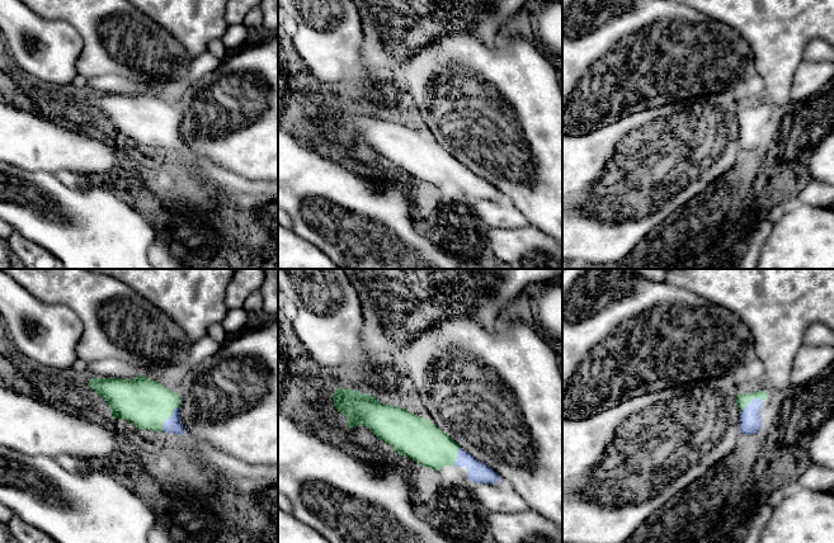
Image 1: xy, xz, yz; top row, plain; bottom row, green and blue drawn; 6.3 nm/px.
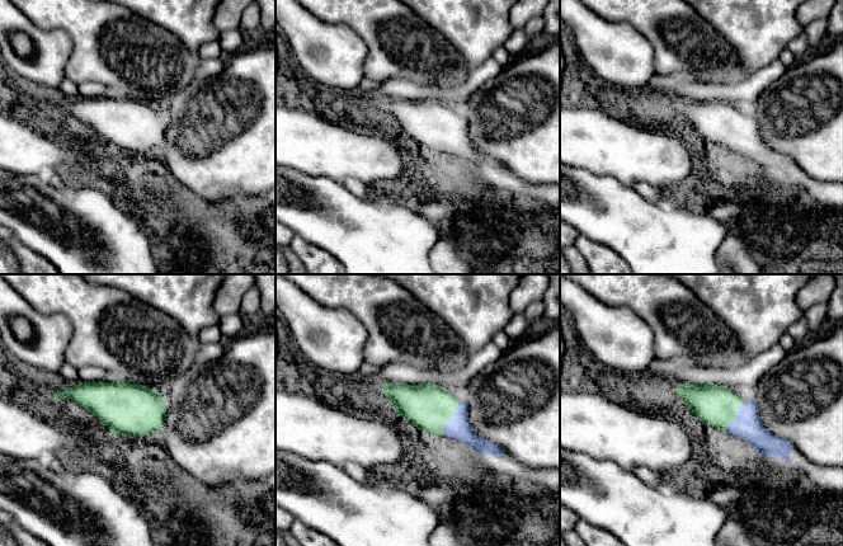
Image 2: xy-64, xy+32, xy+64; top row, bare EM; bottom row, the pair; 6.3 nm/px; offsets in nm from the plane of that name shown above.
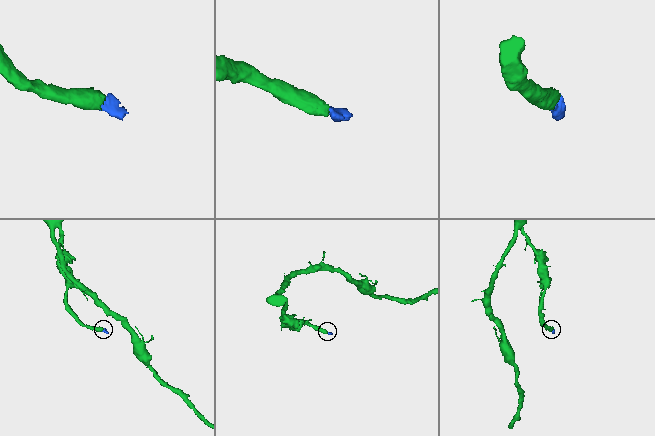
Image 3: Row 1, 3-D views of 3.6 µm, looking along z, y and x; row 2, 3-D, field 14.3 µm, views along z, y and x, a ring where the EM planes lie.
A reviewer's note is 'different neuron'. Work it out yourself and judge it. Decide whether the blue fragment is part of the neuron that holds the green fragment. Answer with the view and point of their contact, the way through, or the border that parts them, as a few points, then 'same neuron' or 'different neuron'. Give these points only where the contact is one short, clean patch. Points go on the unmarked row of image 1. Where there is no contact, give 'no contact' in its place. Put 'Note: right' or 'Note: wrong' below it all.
contact xy (166, 133); way xy (146, 119), (166, 133), (173, 140); same neuron
Note: wrong

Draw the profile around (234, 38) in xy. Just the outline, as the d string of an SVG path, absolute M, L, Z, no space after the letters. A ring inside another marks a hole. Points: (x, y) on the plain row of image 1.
M228 24L221 41L230 52L241 48L245 44L249 30L242 24Z

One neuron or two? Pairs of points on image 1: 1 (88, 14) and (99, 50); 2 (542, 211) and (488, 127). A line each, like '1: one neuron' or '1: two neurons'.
1: one neuron
2: one neuron

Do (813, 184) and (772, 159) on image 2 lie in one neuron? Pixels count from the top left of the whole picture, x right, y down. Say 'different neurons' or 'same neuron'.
same neuron

